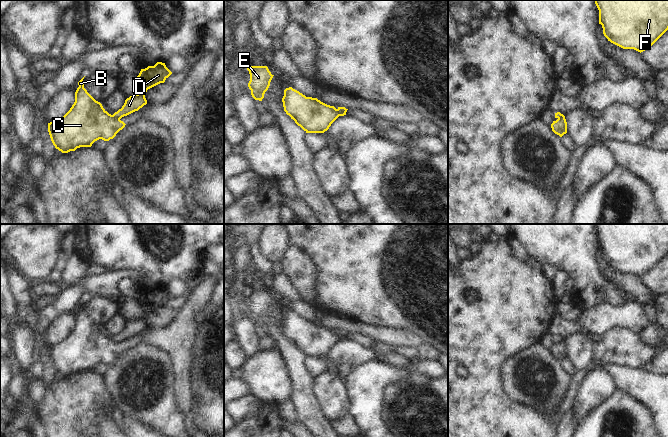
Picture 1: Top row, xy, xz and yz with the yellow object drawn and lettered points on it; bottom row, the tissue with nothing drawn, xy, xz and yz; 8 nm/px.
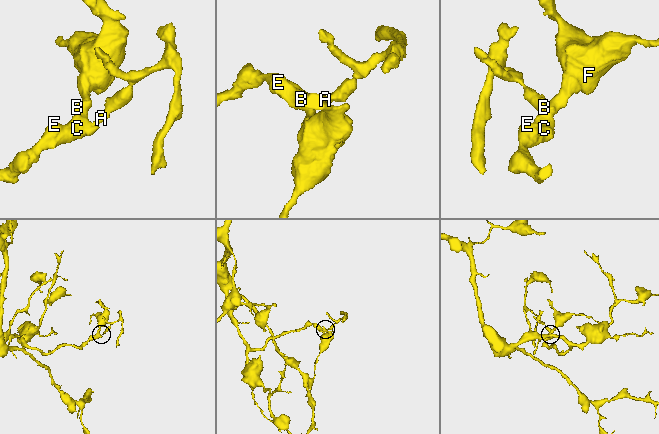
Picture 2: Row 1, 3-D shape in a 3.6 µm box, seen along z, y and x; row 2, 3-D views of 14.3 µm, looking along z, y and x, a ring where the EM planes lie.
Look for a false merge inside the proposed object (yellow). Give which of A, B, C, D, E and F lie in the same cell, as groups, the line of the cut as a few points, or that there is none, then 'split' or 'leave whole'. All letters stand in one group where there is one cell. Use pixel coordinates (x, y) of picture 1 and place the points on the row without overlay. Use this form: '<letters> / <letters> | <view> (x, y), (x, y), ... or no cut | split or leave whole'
A D / B C E F | xy (112, 339), (119, 343) | split

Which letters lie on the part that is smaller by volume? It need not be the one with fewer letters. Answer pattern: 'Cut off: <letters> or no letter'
Cut off: A, D.

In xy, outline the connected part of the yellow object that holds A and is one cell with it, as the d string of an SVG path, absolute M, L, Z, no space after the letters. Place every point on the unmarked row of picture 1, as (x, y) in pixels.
M157 286L154 290L141 293L137 300L141 307L141 316L127 322L122 332L113 338L114 342L121 343L146 329L145 317L147 314L160 307L164 307L171 298L172 296L162 286Z

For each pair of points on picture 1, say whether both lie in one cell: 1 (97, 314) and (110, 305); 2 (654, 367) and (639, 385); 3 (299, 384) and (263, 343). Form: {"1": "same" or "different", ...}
{"1": "same", "2": "different", "3": "different"}

